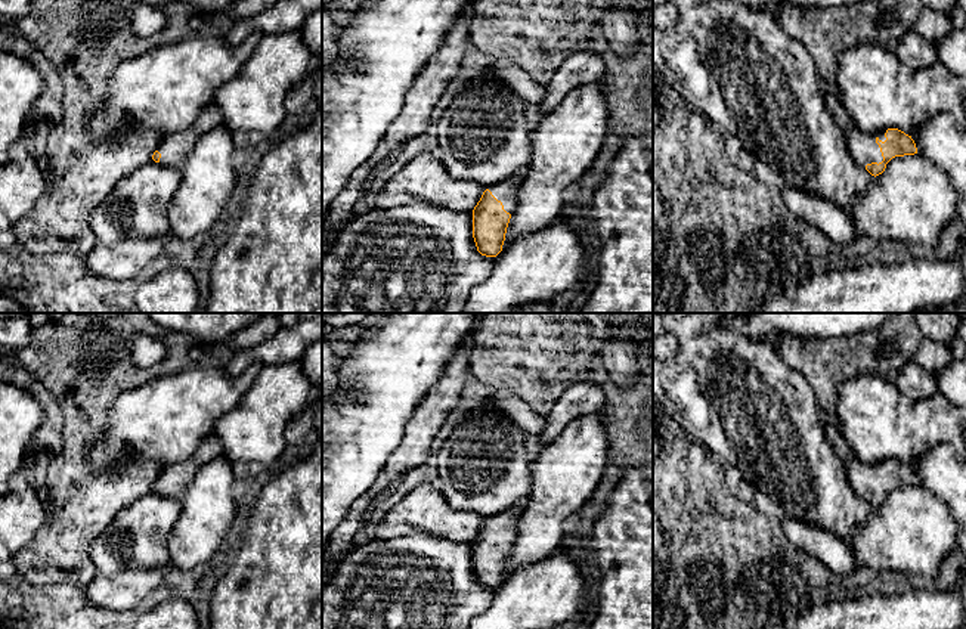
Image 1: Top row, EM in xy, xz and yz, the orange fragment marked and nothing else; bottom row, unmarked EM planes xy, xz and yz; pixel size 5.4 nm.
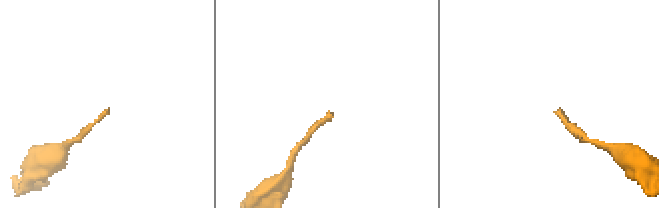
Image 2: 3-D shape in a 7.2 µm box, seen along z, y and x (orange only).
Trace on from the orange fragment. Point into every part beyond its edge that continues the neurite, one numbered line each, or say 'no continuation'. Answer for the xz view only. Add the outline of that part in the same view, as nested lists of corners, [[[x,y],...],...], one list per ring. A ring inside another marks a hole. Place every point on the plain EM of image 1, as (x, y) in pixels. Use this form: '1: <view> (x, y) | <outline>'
1: xz (507, 523) | [[[524,498],[523,501],[520,501],[515,506],[513,506],[508,511],[504,511],[499,515],[493,515],[490,518],[487,518],[492,526],[502,533],[504,540],[510,545],[514,543],[515,536],[517,536],[517,529],[518,529],[518,523],[523,514],[523,509],[526,506],[527,498]]]

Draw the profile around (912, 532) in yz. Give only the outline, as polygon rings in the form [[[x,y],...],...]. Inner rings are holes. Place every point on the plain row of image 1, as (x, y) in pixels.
[[[914,486],[895,487],[873,515],[857,527],[846,543],[860,567],[877,573],[888,570],[913,576],[935,574],[941,563],[959,551],[957,523],[945,502],[928,489]]]

